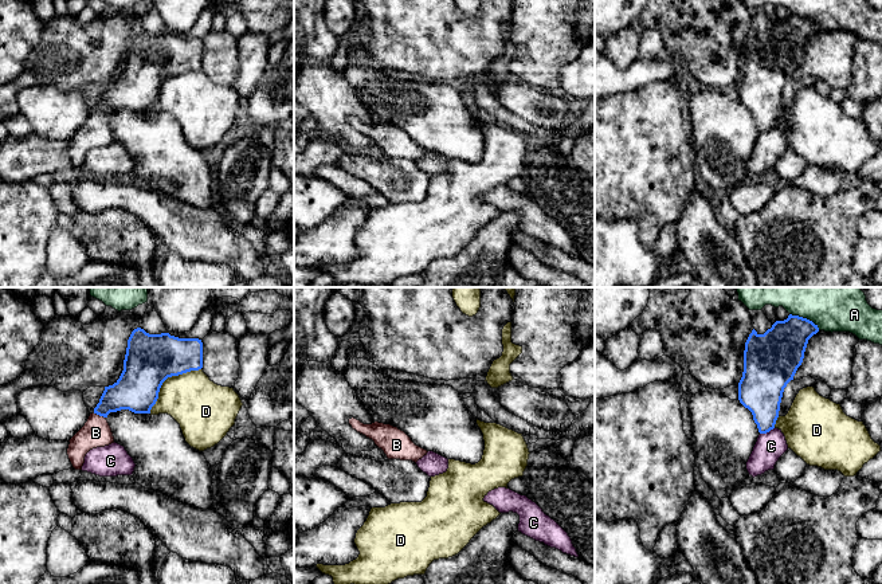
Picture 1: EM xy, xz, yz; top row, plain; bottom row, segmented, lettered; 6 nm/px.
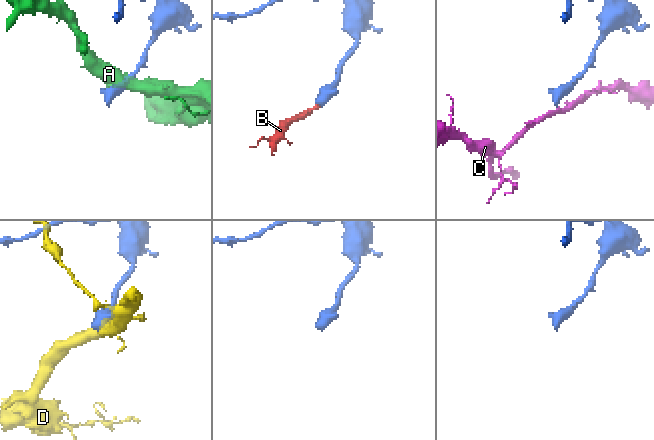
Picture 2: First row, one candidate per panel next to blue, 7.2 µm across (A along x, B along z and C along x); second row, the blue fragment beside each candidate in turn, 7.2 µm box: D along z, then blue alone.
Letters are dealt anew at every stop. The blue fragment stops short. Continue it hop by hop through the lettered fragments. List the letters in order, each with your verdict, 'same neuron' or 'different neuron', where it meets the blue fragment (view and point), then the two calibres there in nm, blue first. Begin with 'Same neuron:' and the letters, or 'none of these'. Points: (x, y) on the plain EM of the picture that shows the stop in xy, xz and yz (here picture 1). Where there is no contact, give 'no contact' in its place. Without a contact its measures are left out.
Same neuron: B
A: different neuron; meets blue in yz at (804, 18); 280 nm thick on the blue side, 190 nm on the other
B: same neuron; meets blue in xy at (100, 114); 240 nm thick on the blue side, 170 nm on the other
C: different neuron; meets blue in yz at (767, 130); 260 nm thick on the blue side, 170 nm on the other
D: different neuron; meets blue in xy at (167, 77); 300 nm thick on the blue side, 320 nm on the other

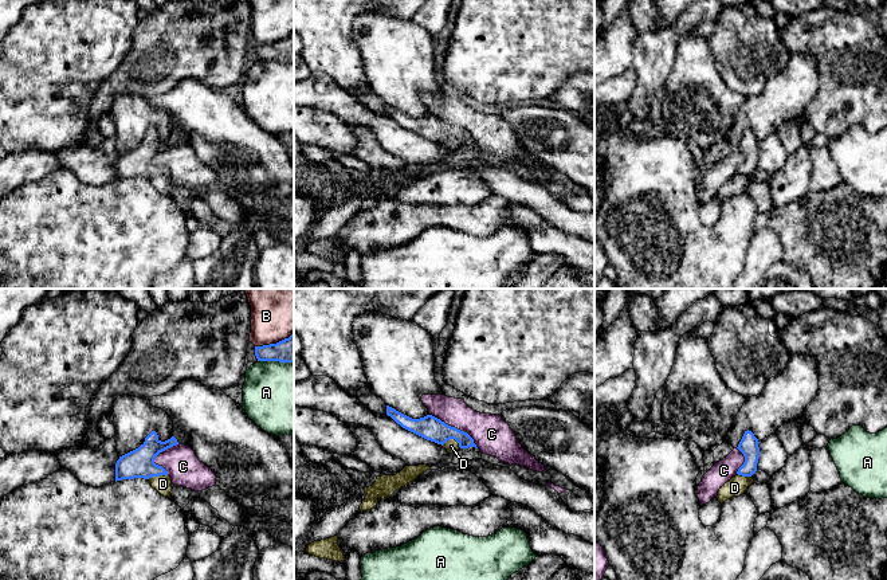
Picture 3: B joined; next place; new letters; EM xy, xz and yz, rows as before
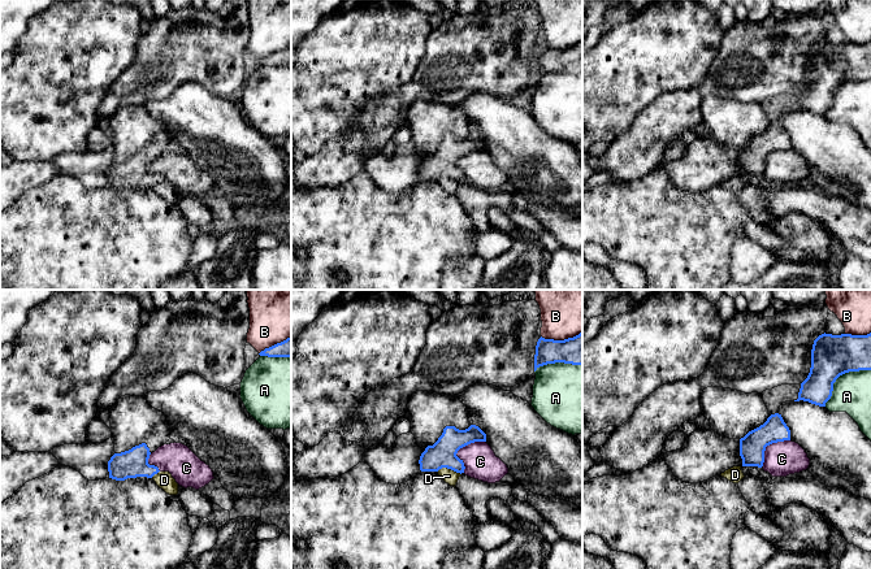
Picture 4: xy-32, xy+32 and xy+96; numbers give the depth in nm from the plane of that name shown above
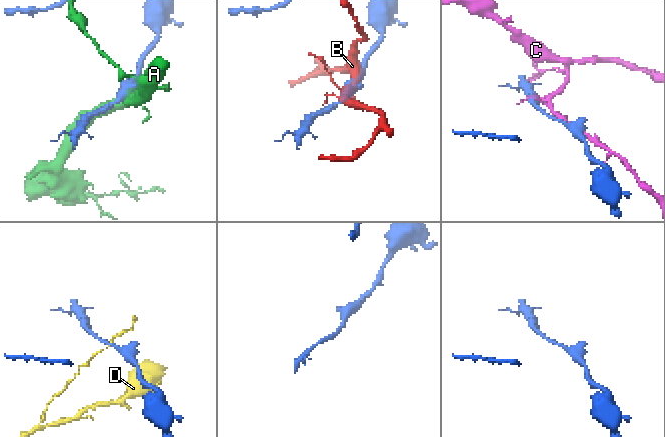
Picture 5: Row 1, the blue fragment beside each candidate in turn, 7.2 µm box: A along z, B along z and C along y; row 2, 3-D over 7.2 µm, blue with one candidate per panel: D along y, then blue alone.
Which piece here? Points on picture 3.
Same neuron: none of these
A: different neuron; meets blue in xy at (275, 59); 160 nm thick on the blue side, 440 nm on the other
B: different neuron; meets blue in xy at (274, 43); 160 nm thick on the blue side, 260 nm on the other
C: different neuron; meets blue in xz at (454, 126); 140 nm thick on the blue side, 220 nm on the other
D: different neuron; meets blue in xz at (452, 137); 140 nm thick on the blue side, 80 nm on the other

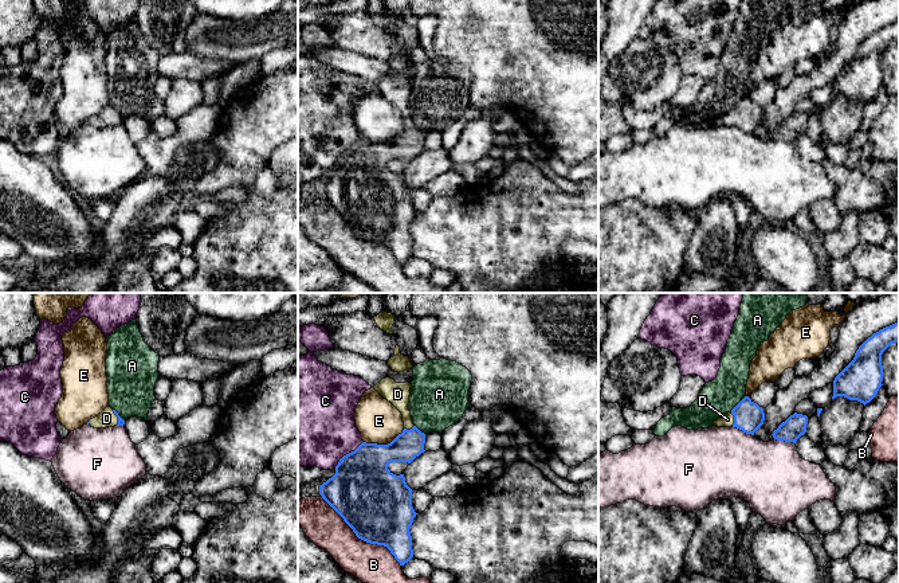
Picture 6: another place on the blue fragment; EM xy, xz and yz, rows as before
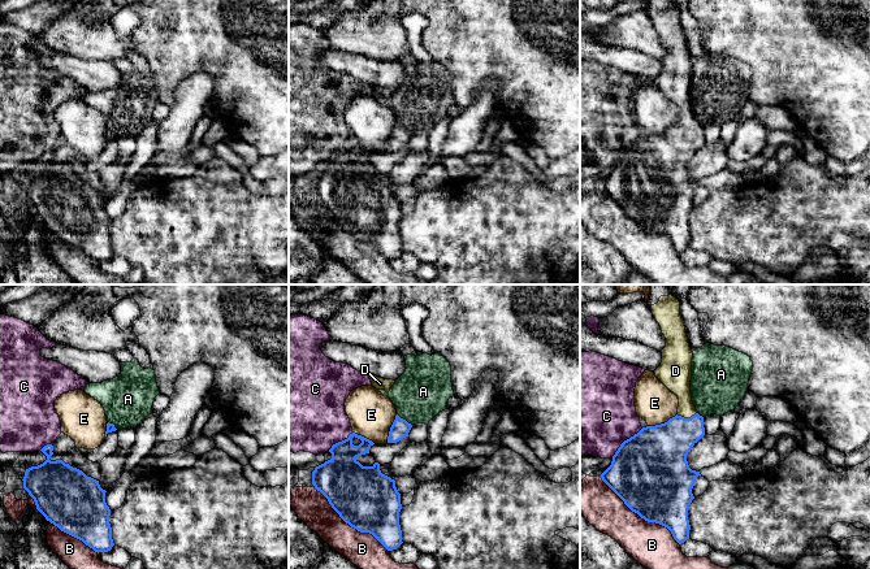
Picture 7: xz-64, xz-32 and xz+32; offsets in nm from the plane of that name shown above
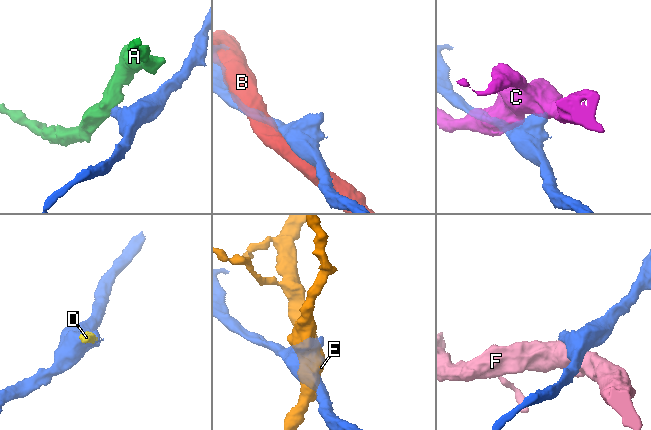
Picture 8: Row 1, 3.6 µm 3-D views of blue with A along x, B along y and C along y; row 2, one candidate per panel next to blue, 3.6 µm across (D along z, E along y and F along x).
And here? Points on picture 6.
Same neuron: D
A: different neuron; meets blue in yz at (738, 102); 180 nm thick on the blue side, 220 nm on the other
B: different neuron; meets blue in xz at (361, 238); 420 nm thick on the blue side, 240 nm on the other
C: different neuron; meets blue in xz at (349, 152); 400 nm thick on the blue side, 460 nm on the other
D: same neuron; meets blue in yz at (734, 118); 180 nm thick on the blue side, 80 nm on the other
E: different neuron; meets blue in xz at (384, 144); 340 nm thick on the blue side, 260 nm on the other
F: different neuron; meets blue in yz at (742, 129); 180 nm thick on the blue side, 420 nm on the other

